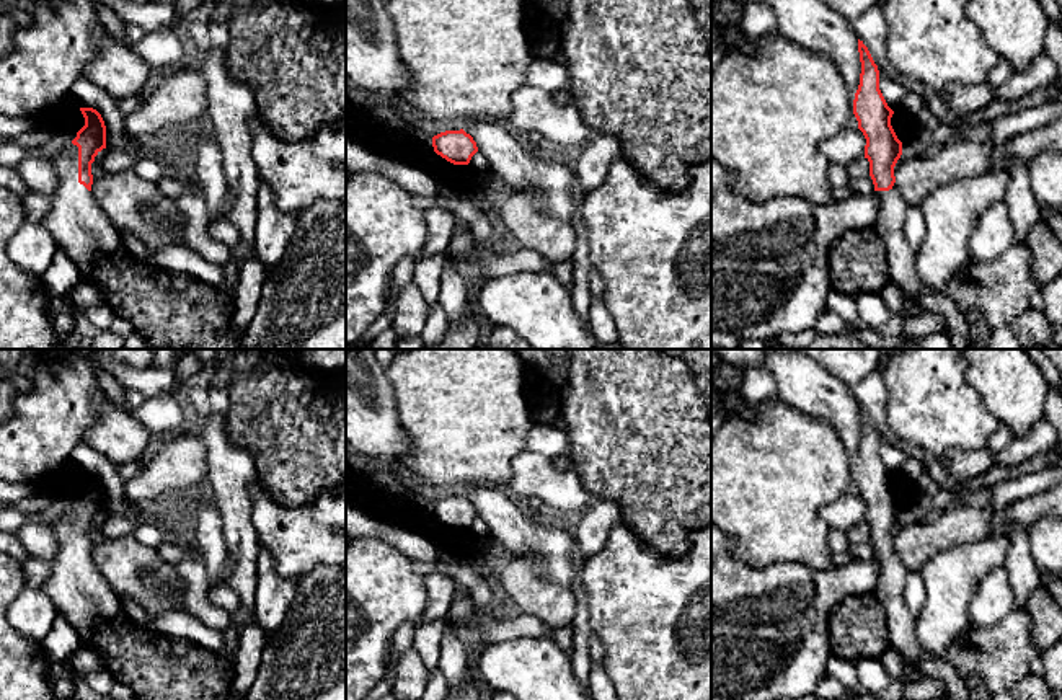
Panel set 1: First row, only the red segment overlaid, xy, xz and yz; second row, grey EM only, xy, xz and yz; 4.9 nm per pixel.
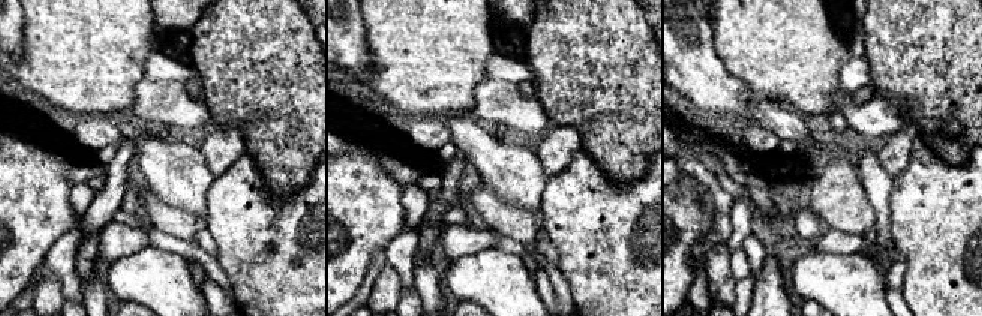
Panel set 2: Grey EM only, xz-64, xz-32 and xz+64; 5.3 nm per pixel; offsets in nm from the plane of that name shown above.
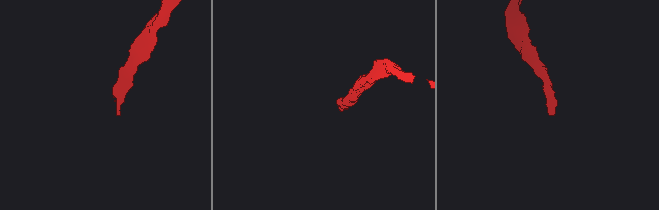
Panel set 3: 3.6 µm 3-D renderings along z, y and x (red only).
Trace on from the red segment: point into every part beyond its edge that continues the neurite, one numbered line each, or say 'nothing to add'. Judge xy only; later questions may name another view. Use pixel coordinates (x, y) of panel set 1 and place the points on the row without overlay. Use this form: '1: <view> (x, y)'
nothing to add

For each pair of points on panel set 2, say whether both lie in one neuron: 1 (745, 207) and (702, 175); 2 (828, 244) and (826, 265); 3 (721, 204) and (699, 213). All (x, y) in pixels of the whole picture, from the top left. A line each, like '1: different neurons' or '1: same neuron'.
1: different neurons
2: different neurons
3: different neurons

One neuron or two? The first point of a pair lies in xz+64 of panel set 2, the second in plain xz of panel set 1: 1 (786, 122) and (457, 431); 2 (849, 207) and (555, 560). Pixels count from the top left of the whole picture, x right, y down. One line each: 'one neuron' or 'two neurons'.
1: two neurons
2: two neurons

